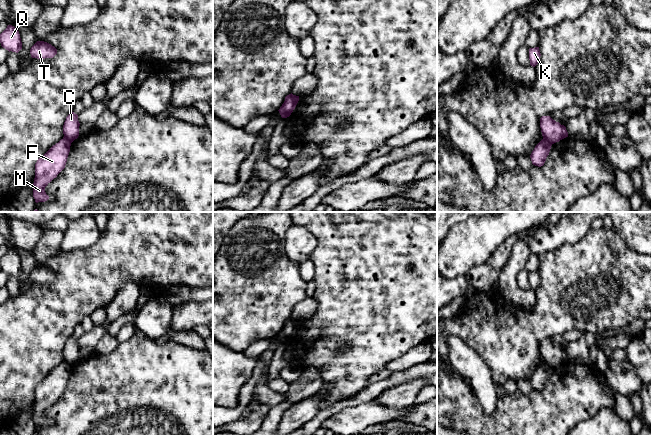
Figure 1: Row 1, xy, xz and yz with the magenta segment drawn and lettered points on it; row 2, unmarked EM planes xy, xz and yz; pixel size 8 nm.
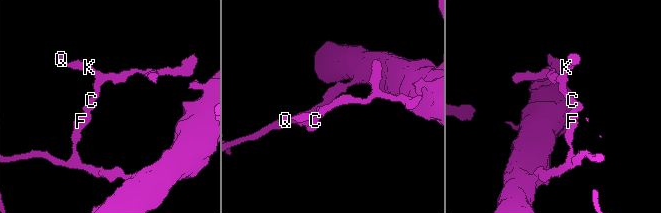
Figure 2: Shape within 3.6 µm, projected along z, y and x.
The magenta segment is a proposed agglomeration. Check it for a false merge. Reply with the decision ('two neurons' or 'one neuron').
two neurons

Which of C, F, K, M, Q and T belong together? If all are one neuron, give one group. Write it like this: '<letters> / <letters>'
C K Q T / F M

